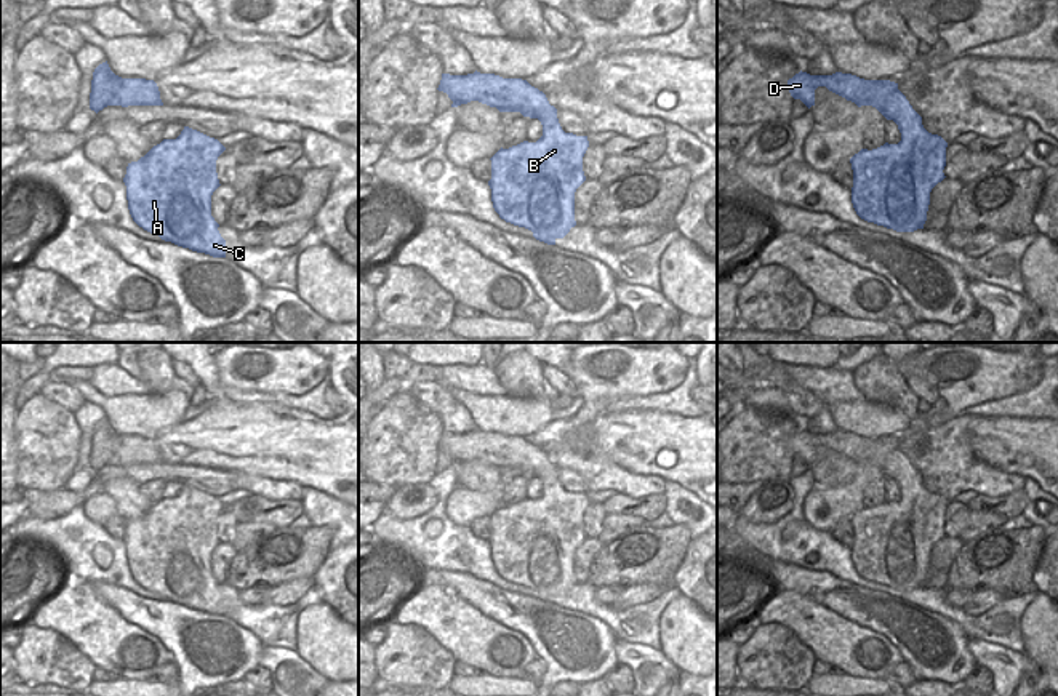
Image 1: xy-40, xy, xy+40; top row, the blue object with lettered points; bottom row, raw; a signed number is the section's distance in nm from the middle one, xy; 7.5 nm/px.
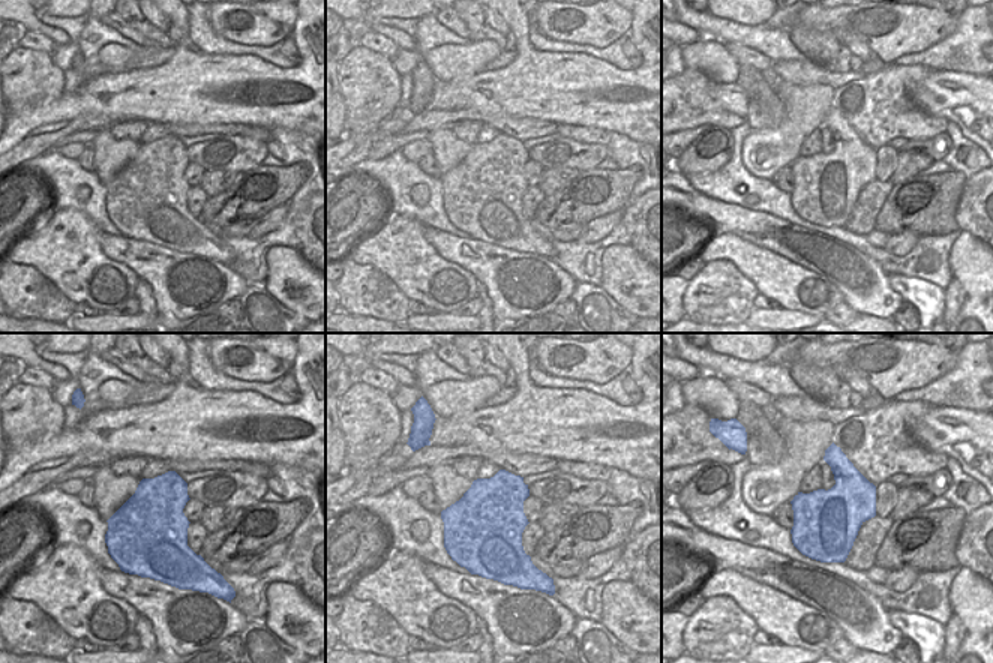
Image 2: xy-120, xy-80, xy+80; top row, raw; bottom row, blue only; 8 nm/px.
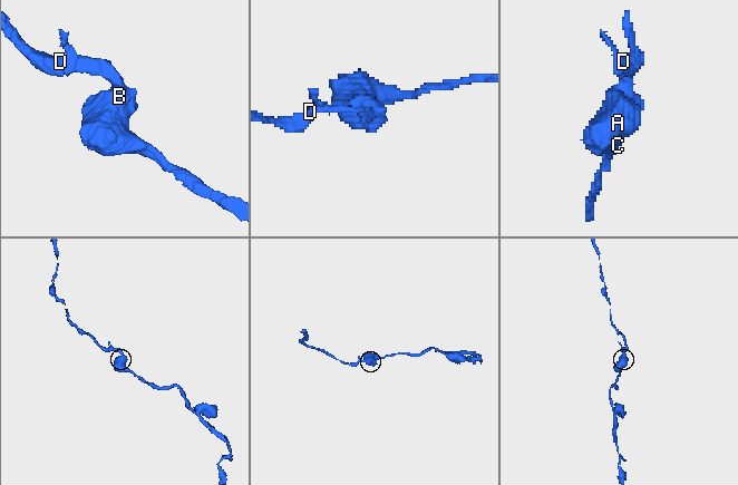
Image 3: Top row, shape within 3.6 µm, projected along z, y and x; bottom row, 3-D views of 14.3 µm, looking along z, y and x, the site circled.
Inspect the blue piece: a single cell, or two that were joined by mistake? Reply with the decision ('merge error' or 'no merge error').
no merge error

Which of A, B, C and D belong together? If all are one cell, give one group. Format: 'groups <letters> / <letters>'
groups A B C D

